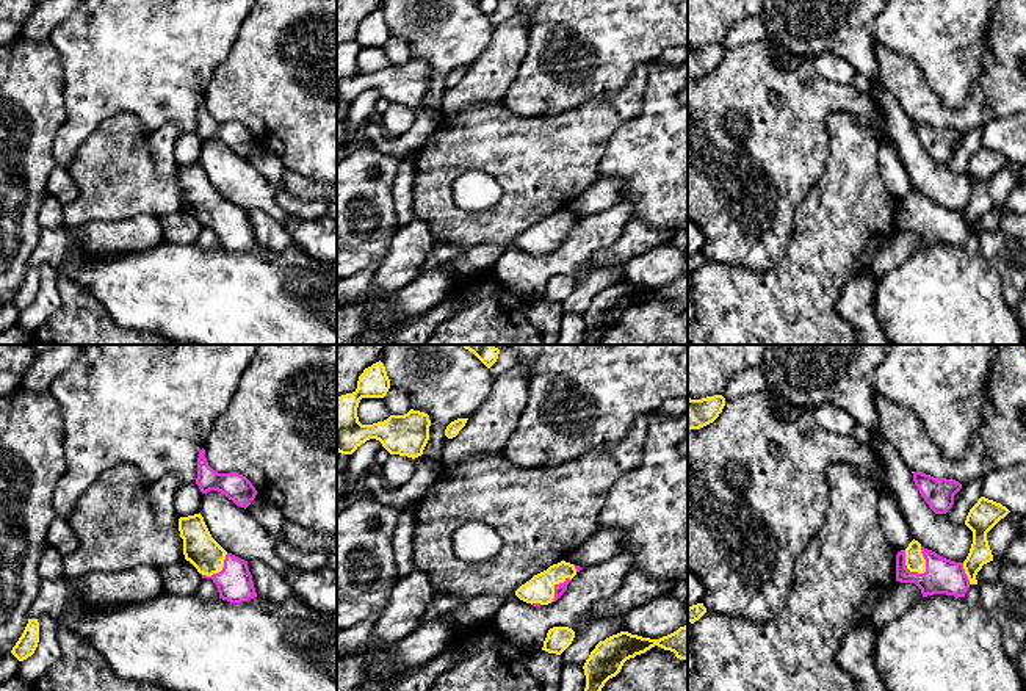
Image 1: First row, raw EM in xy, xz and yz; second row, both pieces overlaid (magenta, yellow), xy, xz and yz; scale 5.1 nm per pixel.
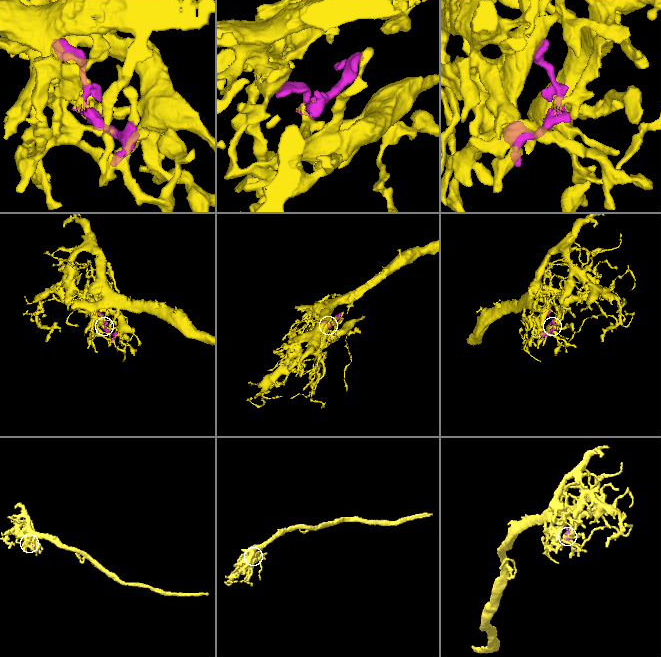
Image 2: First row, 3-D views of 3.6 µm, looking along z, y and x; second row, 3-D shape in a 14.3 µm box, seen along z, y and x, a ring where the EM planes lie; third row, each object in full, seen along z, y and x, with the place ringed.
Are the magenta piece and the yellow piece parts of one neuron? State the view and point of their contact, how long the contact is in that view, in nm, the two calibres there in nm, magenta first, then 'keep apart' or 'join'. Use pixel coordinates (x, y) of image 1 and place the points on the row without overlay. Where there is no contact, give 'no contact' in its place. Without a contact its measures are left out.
yz (906, 217) | 160 nm | 180/100 nm | join

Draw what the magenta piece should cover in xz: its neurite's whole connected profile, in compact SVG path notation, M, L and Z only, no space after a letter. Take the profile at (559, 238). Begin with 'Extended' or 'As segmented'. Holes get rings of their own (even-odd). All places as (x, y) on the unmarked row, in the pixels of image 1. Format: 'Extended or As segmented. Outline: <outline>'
Extended. Outline: M564 208L558 213L550 215L547 219L534 224L529 230L522 233L515 244L534 255L548 254L556 251L567 238L570 229L583 216L565 212Z

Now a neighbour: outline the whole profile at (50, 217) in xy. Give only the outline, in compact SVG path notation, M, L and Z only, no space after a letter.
M47 196L41 205L38 222L42 229L56 229L63 226L63 204L56 197Z

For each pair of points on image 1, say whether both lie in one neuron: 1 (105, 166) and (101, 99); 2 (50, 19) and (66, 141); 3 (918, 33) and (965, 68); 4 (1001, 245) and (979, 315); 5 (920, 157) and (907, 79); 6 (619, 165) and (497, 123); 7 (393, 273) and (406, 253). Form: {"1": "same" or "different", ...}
{"1": "different", "2": "different", "3": "same", "4": "different", "5": "different", "6": "different", "7": "same"}

